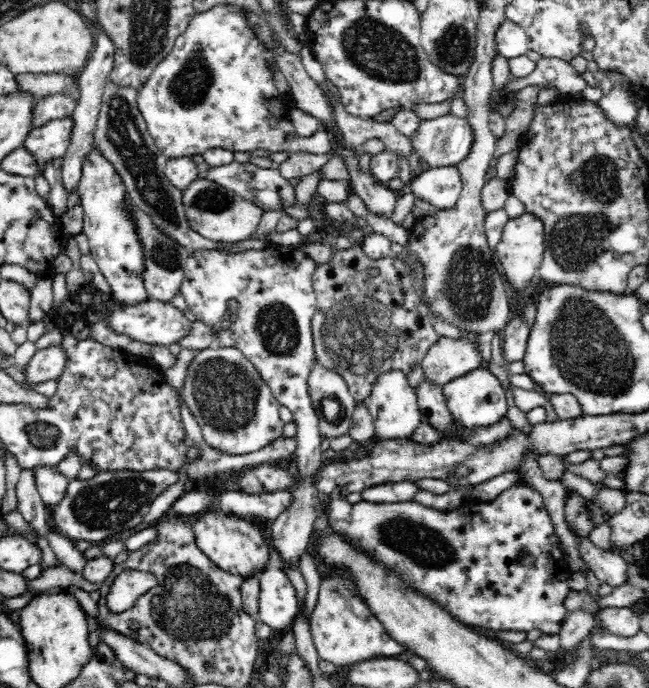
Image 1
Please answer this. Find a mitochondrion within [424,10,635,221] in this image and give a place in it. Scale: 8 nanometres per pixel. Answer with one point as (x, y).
(453, 47)

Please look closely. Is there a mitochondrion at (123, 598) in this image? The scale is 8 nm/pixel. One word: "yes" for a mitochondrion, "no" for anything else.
no

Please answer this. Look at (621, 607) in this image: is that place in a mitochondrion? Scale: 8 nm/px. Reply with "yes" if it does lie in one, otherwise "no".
no

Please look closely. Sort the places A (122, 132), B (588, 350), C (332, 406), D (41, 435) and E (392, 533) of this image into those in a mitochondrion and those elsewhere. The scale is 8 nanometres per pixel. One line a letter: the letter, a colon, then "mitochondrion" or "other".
A: mitochondrion
B: mitochondrion
C: mitochondrion
D: mitochondrion
E: mitochondrion

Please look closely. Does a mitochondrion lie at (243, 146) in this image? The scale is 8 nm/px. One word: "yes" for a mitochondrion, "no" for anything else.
no

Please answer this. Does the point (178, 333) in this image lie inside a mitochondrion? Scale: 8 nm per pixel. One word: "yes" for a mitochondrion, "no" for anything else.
no

